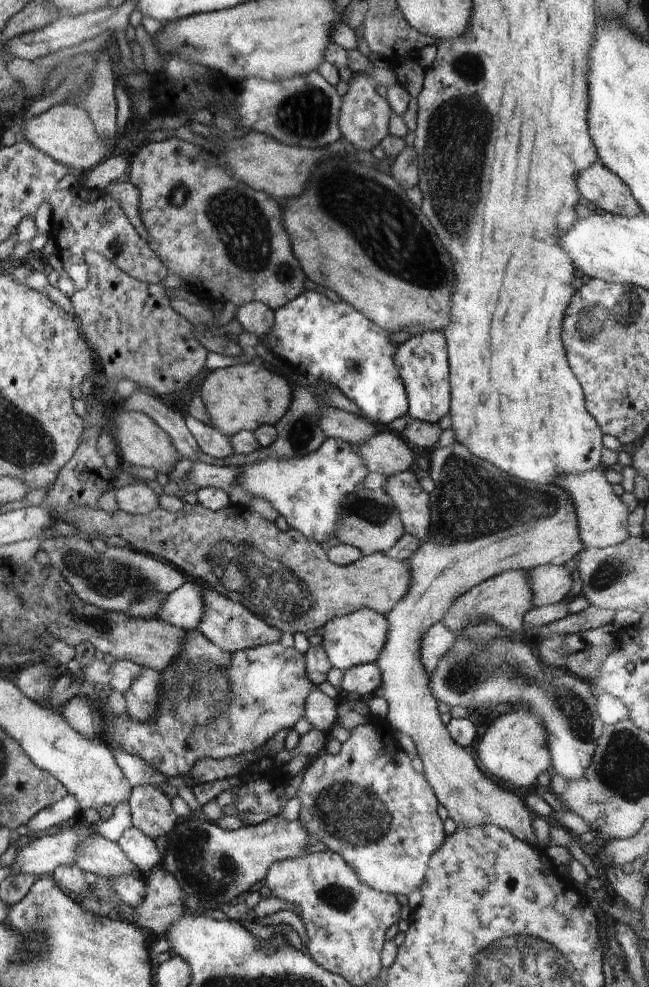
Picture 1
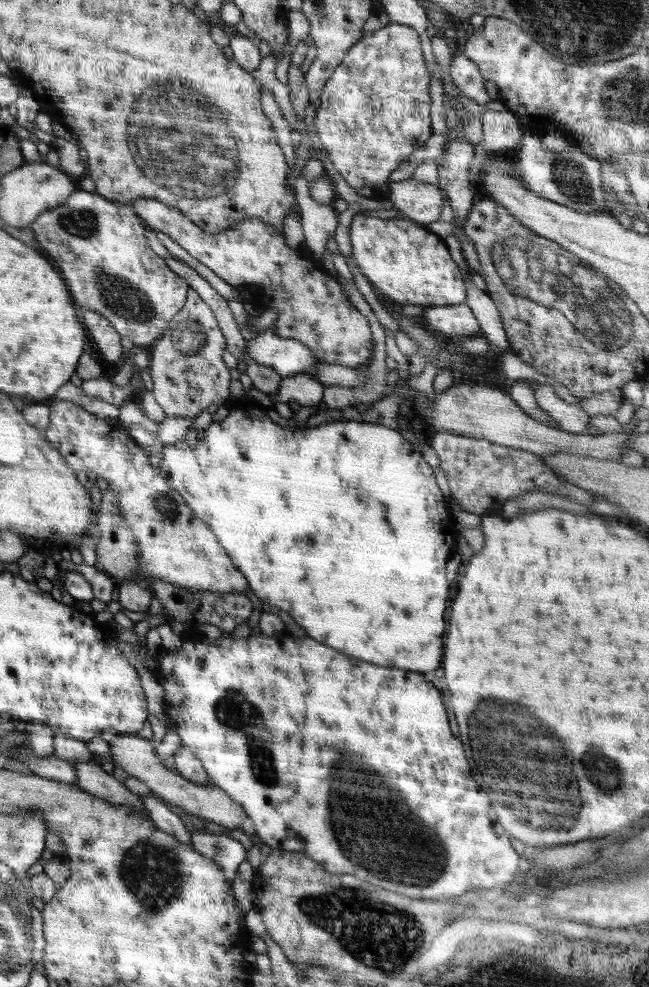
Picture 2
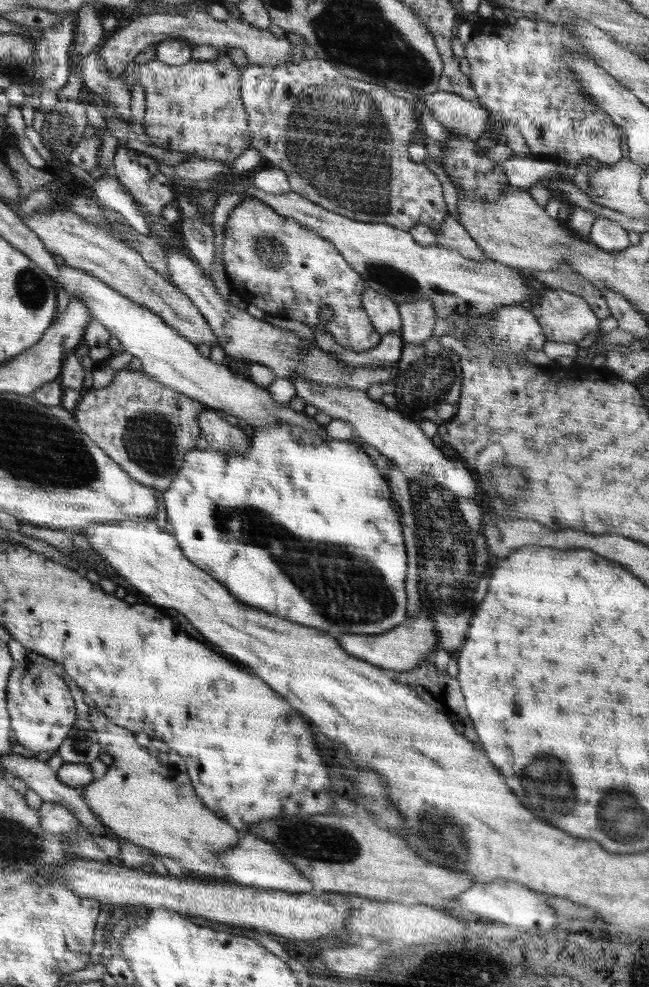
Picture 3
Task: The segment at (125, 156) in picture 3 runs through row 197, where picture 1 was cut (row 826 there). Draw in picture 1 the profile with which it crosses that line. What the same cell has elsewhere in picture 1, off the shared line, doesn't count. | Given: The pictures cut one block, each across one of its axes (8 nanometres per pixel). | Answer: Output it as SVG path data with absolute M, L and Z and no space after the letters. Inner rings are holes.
M138 784L128 800L132 827L148 834L150 838L166 836L178 820L172 810L171 800L158 784Z

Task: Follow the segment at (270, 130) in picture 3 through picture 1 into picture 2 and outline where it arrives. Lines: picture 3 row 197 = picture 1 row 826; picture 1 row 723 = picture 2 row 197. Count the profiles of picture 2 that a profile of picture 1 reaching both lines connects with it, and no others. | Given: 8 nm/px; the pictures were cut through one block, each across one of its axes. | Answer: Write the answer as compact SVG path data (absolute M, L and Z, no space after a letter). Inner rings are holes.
M390 22L385 28L380 28L376 32L372 32L356 42L356 44L350 47L348 53L343 58L343 62L338 64L330 76L330 80L326 82L322 94L320 94L320 104L317 108L315 115L315 126L318 131L318 138L322 142L322 148L320 148L326 156L329 157L328 160L334 164L334 168L340 172L344 177L344 180L354 188L354 190L366 198L372 198L372 200L388 199L390 198L390 180L387 180L387 176L390 173L398 169L398 165L402 161L408 159L412 152L418 150L418 148L424 146L424 143L432 135L432 127L430 126L430 102L432 98L430 97L430 73L426 69L426 63L424 63L424 57L422 55L422 46L420 45L420 38L407 24L398 24Z

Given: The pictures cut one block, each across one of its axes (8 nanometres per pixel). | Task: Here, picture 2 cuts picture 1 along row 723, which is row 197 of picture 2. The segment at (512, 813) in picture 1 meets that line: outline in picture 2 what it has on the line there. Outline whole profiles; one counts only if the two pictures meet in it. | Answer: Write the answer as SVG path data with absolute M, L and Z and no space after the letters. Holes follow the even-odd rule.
M414 178L390 184L390 198L395 208L418 223L440 220L444 197L433 184Z

